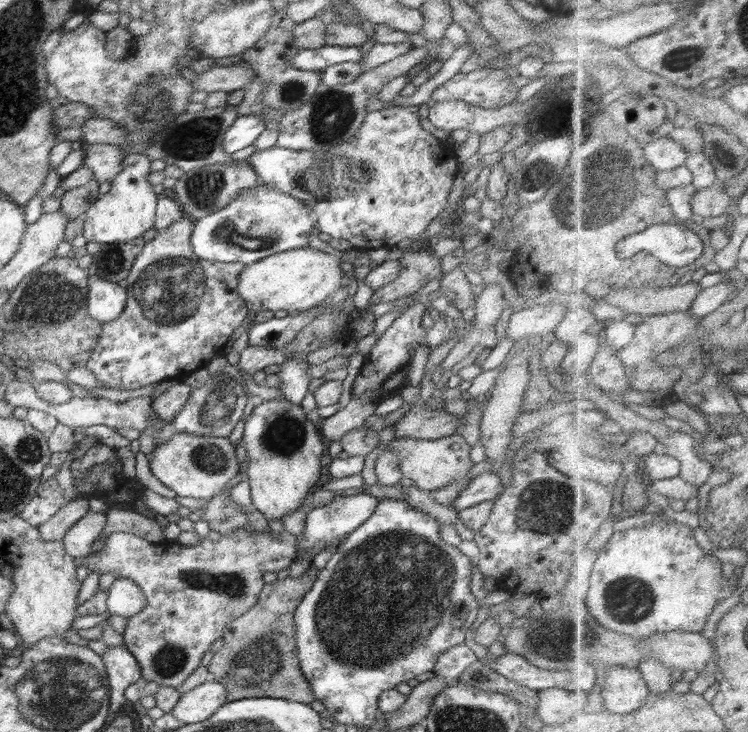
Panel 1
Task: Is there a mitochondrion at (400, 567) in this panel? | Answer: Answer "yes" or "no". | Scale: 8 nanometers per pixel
yes

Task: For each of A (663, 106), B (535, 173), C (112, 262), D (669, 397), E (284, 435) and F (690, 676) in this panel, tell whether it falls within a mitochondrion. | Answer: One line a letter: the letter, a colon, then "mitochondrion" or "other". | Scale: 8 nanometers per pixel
A: other
B: mitochondrion
C: mitochondrion
D: other
E: mitochondrion
F: other

